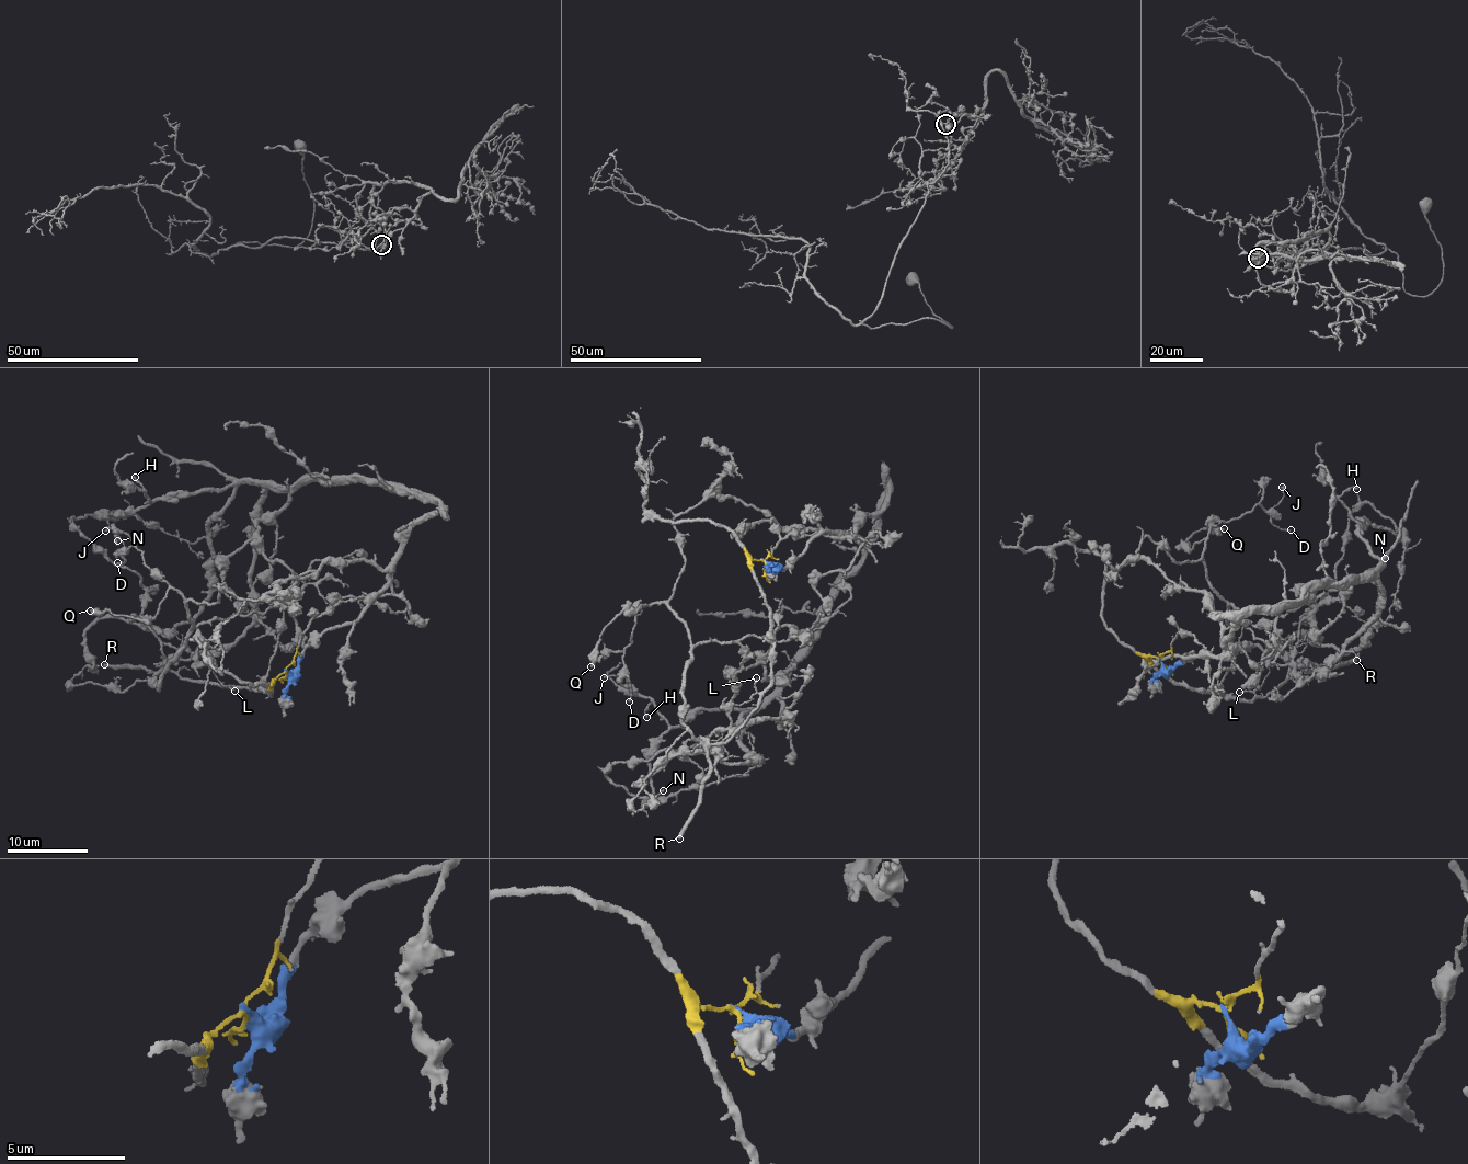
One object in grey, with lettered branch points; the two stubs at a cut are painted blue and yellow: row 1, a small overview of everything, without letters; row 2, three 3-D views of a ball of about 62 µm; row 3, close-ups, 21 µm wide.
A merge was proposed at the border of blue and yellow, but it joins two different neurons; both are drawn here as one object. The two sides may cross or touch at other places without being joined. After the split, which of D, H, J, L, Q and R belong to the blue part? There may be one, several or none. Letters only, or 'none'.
H

